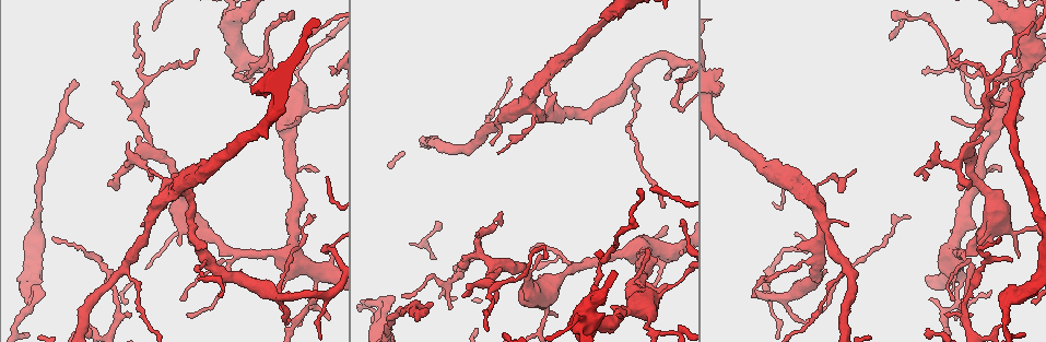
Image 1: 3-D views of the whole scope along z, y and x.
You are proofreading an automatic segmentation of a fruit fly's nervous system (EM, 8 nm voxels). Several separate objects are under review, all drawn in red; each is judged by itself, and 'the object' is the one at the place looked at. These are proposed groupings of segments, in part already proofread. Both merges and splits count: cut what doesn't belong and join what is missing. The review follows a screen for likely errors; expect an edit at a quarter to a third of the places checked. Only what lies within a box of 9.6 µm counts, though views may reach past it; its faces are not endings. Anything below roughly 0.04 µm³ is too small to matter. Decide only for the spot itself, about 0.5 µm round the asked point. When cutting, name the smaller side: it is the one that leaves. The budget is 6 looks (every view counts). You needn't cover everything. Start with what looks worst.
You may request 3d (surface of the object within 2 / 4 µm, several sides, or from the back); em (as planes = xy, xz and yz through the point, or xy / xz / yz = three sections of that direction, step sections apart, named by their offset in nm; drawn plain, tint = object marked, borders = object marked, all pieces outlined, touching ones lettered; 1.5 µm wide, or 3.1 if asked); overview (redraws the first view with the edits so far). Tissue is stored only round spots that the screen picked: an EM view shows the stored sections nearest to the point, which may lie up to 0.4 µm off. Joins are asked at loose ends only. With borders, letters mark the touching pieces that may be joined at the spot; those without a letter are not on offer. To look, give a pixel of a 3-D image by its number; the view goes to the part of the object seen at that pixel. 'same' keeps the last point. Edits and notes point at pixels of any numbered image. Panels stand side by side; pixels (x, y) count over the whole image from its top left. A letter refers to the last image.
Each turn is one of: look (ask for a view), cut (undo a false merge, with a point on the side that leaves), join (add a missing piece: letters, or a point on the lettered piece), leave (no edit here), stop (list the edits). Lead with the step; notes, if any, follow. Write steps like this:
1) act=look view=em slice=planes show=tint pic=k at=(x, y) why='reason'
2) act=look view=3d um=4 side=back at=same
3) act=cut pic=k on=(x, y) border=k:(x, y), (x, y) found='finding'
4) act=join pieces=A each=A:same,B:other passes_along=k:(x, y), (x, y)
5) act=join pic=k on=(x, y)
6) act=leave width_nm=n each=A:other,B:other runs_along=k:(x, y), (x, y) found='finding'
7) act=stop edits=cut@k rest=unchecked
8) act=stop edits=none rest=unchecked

act=look view=em slice=xz step=8 show=borders pic=1 at=(951, 290)

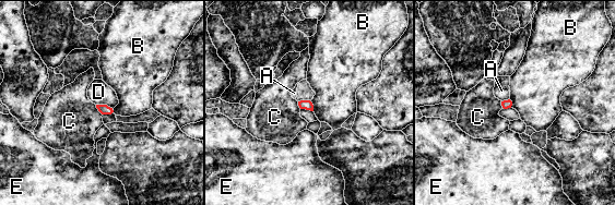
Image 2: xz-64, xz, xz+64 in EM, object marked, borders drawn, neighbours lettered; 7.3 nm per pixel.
act=look view=em slice=planes show=borders at=same why='cut it another way'

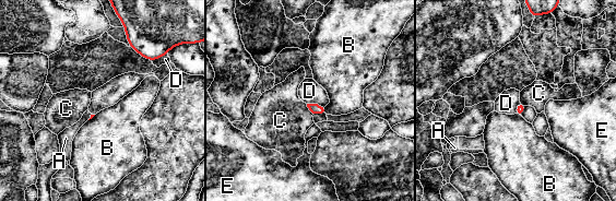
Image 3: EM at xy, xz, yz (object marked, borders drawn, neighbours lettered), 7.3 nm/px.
act=leave longest_contact=D:140nm each=A:other,B:other,C:other,D:other,E:other border=3:(307, 103), (317, 103), (324, 106) found='none of them fits'

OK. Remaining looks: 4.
act=look view=em slice=planes show=borders pic=1 at=(1018, 79) why='free end'

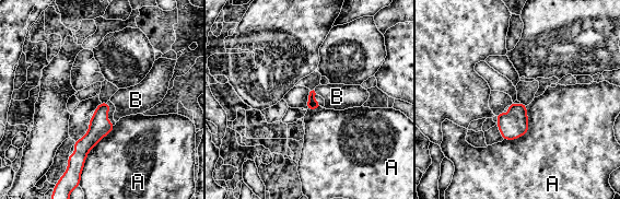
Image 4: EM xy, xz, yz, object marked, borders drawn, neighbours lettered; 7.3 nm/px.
act=join pieces=B longest_contact=A:460nm each=A:other,B:same passes_along=4:(312, 104), (314, 92), (337, 96) found='the cell continues'

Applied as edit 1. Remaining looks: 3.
act=look view=3d um=4 pic=1 at=(909, 219) why='tapers out'

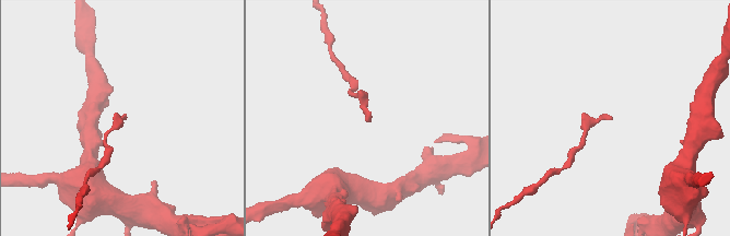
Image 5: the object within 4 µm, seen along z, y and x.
act=look view=em slice=planes show=tint pic=5 at=(370, 119) why='now the EM'

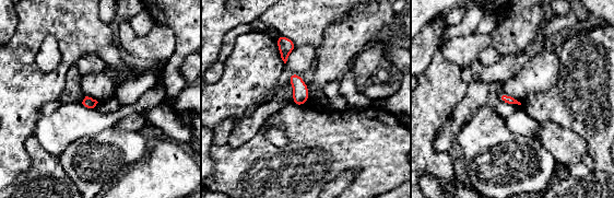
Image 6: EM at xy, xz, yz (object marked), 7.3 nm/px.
act=look view=em slice=planes show=borders at=same why='what lies round it'

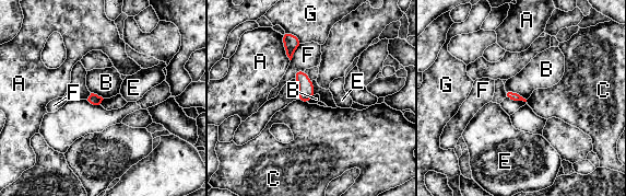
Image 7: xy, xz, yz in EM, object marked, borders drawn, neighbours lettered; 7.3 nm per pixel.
act=leave each=A:other,B:other,C:other,E:other,F:other,G:other found='no lettered piece goes on from it'

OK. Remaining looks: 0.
act=stop edits=join@4 rest=unchecked

